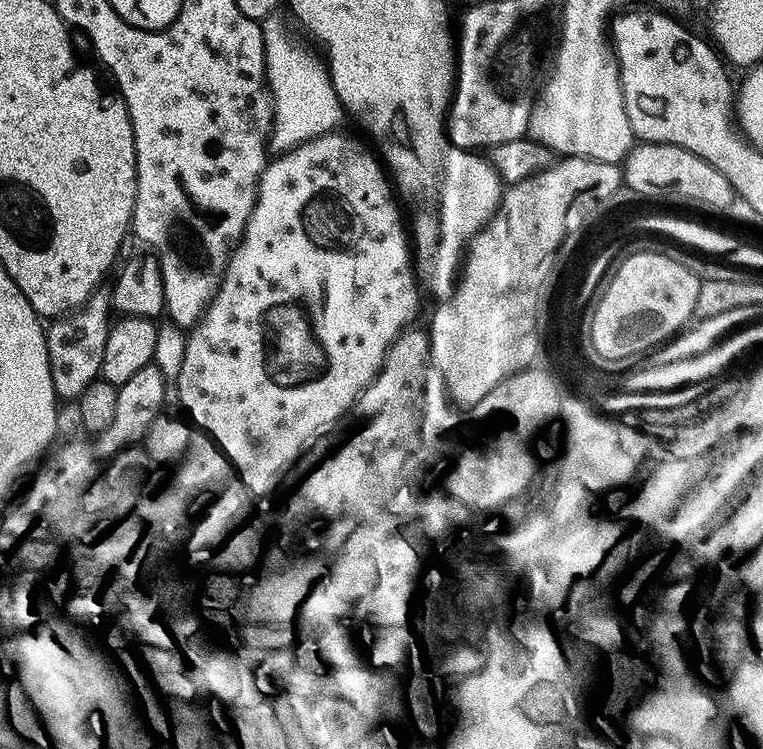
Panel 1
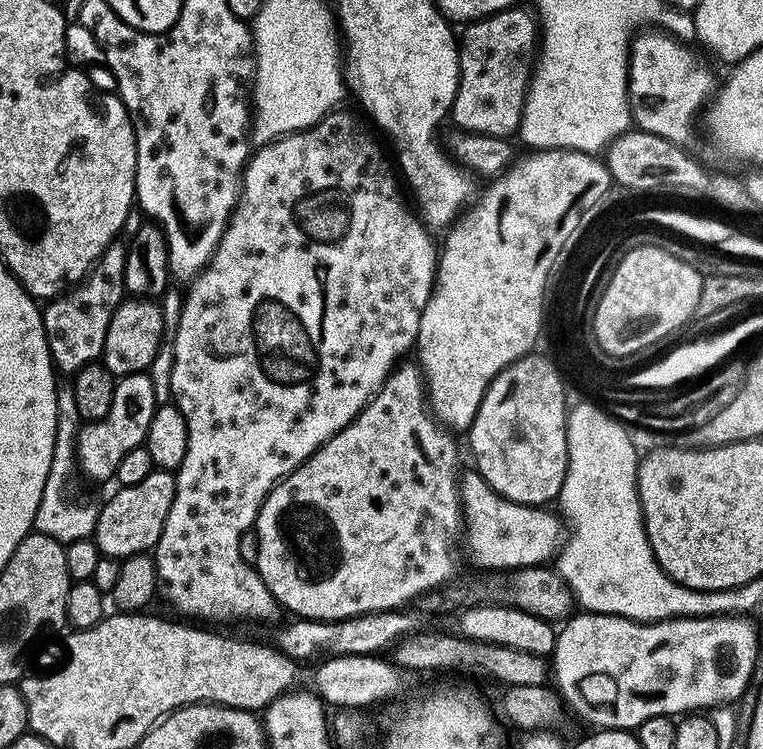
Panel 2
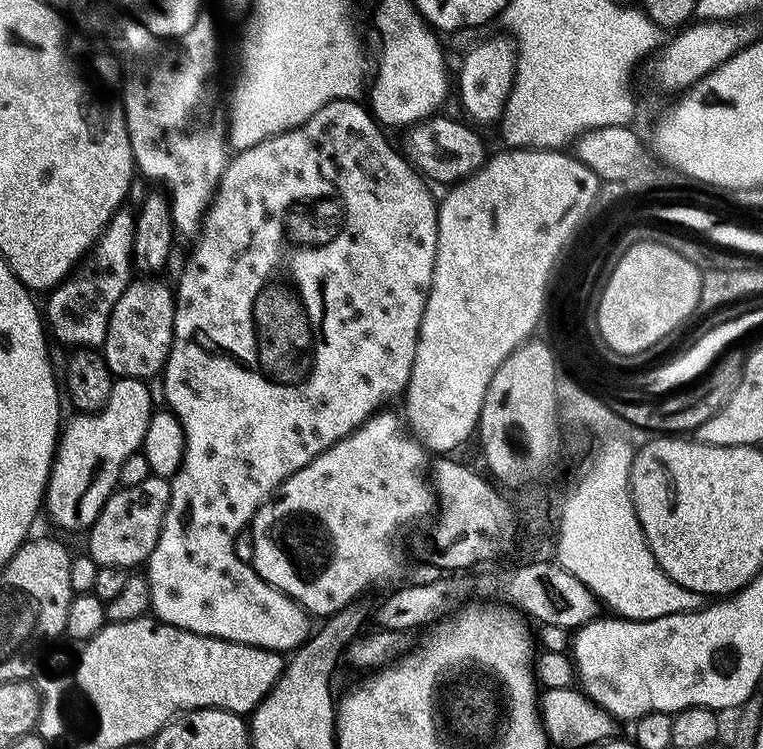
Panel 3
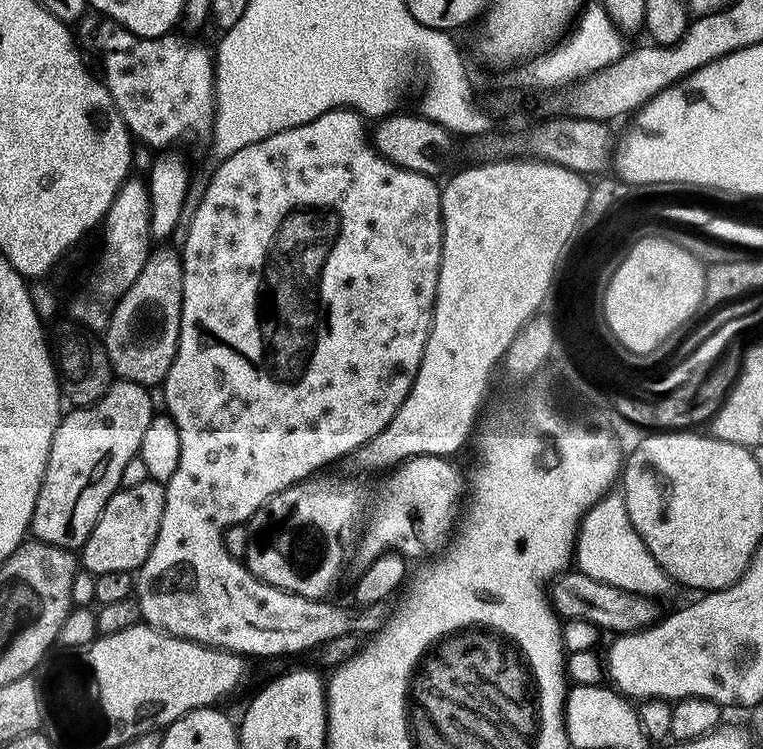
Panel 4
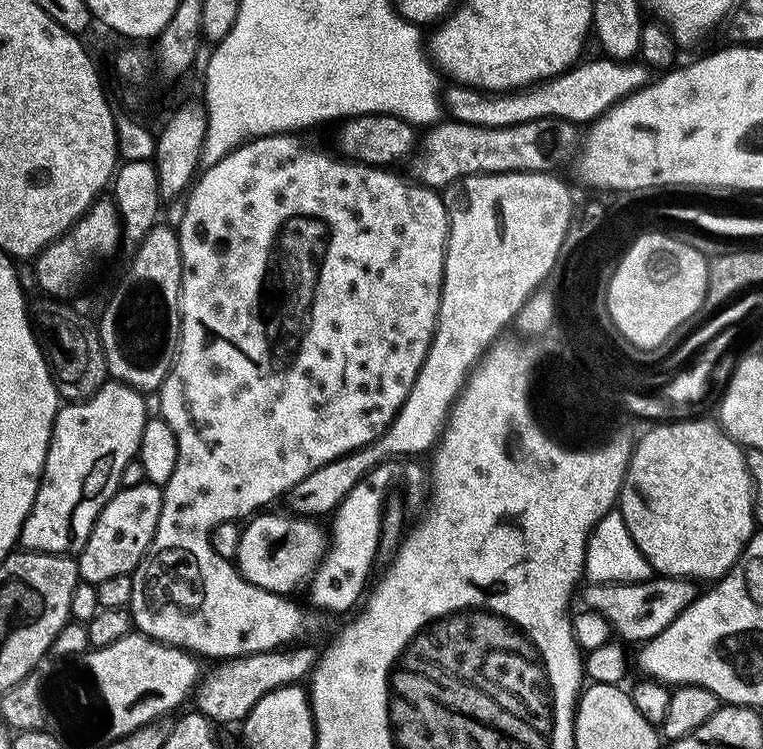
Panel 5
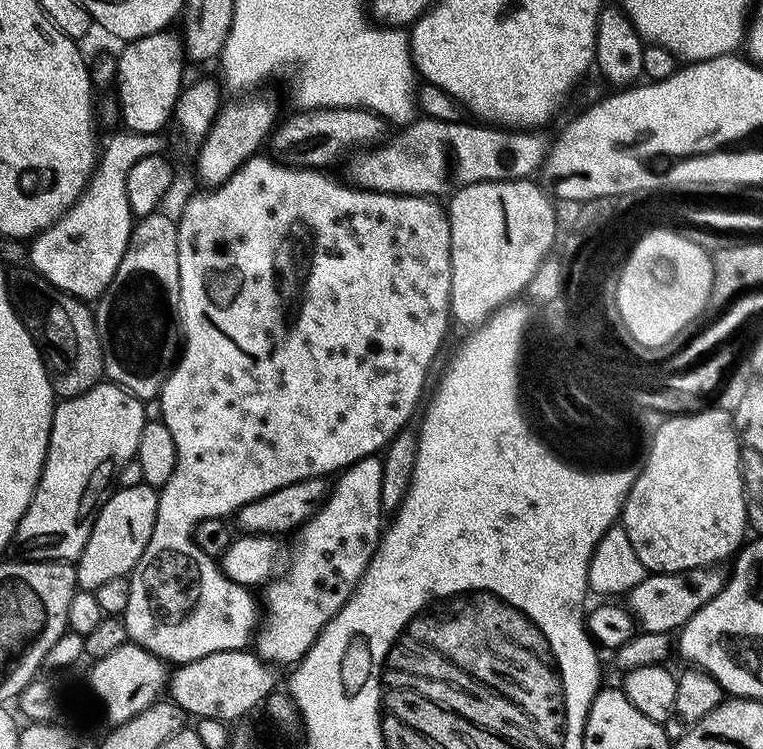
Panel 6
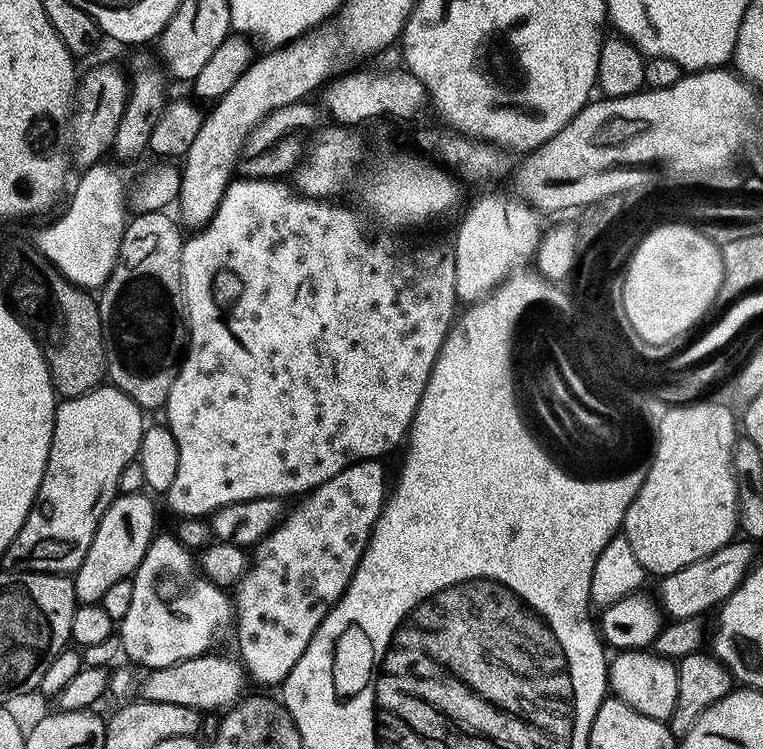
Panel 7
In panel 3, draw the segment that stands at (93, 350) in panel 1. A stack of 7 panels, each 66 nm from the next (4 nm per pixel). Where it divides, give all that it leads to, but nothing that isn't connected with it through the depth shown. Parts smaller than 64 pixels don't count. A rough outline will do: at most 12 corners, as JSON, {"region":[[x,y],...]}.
{"region":[[135,211],[114,213],[47,293],[46,328],[72,350],[103,345],[134,280]]}

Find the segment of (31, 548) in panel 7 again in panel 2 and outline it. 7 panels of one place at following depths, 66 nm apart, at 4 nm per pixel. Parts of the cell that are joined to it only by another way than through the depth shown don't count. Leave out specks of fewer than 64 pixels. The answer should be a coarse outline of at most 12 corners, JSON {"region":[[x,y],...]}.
{"region":[[148,372],[119,377],[110,414],[81,427],[79,471],[112,480],[147,441]]}

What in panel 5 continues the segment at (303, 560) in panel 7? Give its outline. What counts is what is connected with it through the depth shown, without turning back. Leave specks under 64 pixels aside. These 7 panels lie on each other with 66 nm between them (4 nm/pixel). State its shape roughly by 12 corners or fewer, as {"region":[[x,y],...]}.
{"region":[[385,462],[331,513],[306,585],[313,609],[350,611],[377,563]]}

